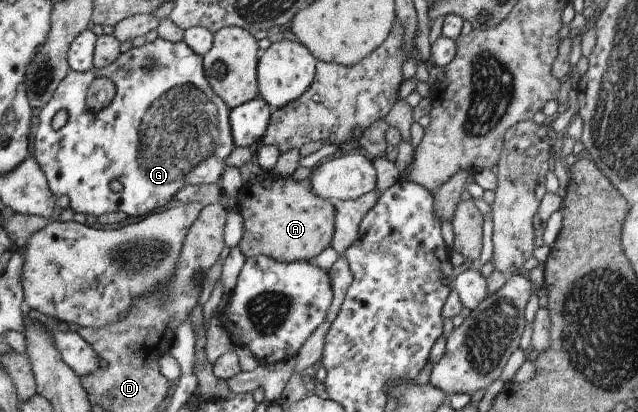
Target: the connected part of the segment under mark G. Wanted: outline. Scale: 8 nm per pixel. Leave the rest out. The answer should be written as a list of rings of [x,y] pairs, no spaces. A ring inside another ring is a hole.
[[[156,38],[154,41],[145,42],[140,47],[130,48],[124,53],[120,53],[119,57],[111,65],[107,67],[97,69],[91,68],[88,71],[76,72],[69,70],[67,75],[59,82],[59,85],[55,88],[51,99],[35,112],[37,116],[37,127],[35,127],[35,133],[33,133],[33,154],[32,158],[39,165],[43,177],[47,182],[47,187],[51,191],[51,195],[57,199],[64,195],[68,199],[68,208],[75,213],[84,213],[98,216],[101,213],[107,213],[108,211],[121,211],[130,217],[133,221],[143,216],[149,215],[151,211],[159,209],[161,205],[169,202],[175,193],[179,193],[179,189],[187,186],[200,186],[203,184],[215,184],[221,177],[222,171],[227,163],[227,157],[231,155],[234,145],[230,133],[228,113],[229,108],[215,93],[209,84],[206,77],[203,75],[202,70],[202,56],[195,55],[185,42],[170,42],[162,38]],[[151,59],[151,67],[144,67],[144,62]],[[57,111],[67,111],[67,120],[65,125],[59,127],[59,129],[53,129],[51,127],[51,117],[57,113]],[[113,183],[119,183],[119,189],[111,189]]]

